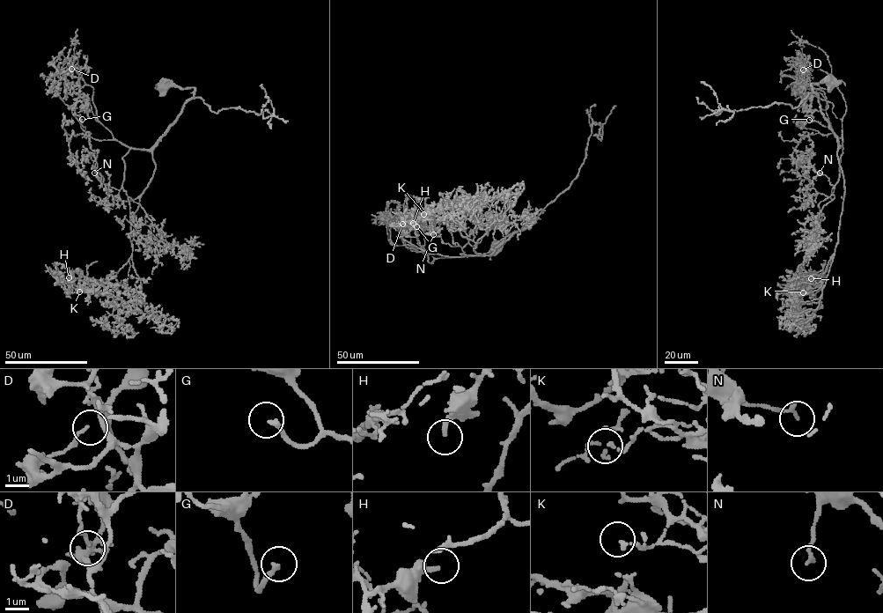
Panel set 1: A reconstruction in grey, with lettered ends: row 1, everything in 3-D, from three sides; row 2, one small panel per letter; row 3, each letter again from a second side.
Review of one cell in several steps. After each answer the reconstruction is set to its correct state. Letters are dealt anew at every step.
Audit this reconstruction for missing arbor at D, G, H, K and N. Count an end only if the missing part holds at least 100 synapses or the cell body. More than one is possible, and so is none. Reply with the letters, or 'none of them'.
G

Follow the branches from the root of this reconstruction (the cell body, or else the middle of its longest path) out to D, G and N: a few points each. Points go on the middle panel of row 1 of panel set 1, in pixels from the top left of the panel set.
D: (497, 244), (528, 223), (492, 251), (453, 256), (408, 244), (393, 245), (386, 217), (392, 225), (402, 224)
G: (497, 244), (528, 223), (494, 250), (463, 256), (426, 253), (416, 237), (416, 226)
N: (497, 244), (528, 223), (494, 250), (479, 255), (462, 256), (459, 246), (444, 243), (436, 230), (433, 234)

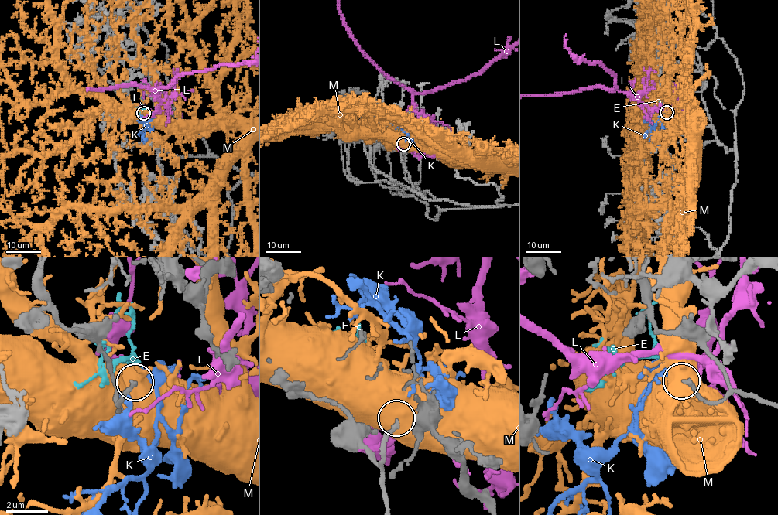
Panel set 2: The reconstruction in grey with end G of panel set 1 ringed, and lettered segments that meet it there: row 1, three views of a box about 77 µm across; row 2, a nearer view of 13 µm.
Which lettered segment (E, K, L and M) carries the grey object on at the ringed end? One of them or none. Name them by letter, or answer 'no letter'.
K

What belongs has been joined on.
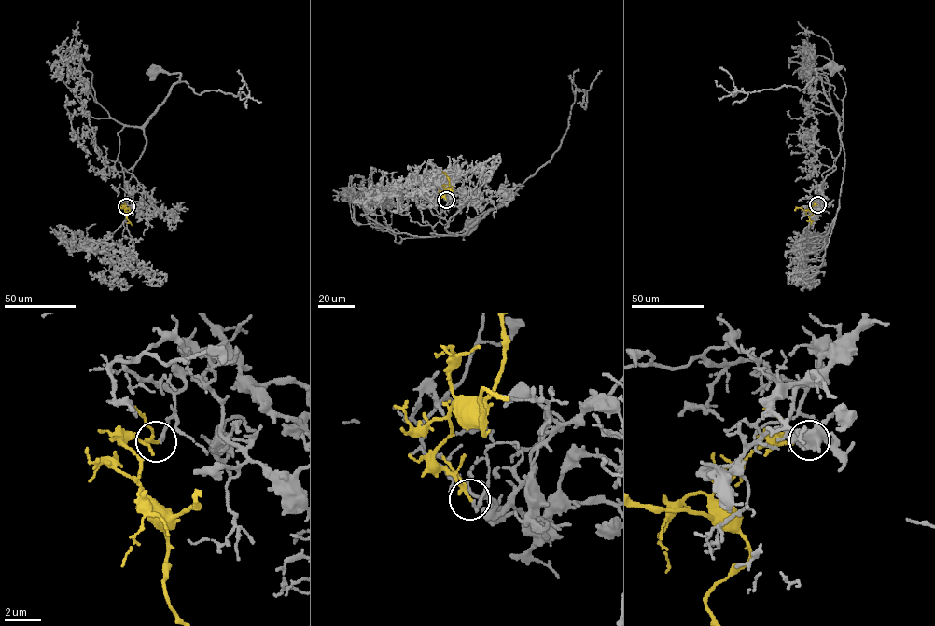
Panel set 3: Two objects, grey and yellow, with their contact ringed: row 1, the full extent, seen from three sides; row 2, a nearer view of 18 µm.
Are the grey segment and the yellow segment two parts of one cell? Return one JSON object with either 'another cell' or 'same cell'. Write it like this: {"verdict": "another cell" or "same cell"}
{"verdict": "same cell"}

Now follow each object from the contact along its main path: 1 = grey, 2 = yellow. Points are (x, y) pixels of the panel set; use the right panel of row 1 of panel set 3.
1: (817, 204), (824, 188), (822, 174), (832, 166), (841, 150), (843, 123), (826, 96), (816, 69), (832, 68)
2: (817, 204), (809, 211), (799, 207), (795, 211)

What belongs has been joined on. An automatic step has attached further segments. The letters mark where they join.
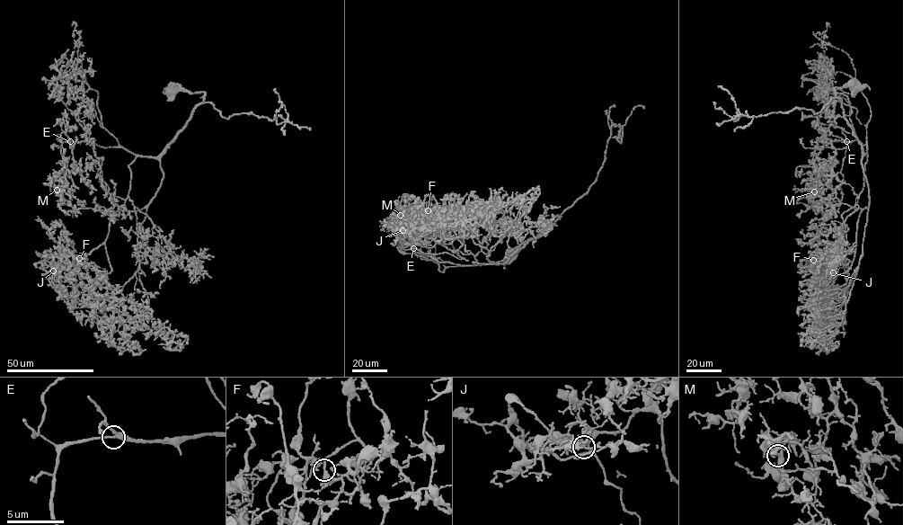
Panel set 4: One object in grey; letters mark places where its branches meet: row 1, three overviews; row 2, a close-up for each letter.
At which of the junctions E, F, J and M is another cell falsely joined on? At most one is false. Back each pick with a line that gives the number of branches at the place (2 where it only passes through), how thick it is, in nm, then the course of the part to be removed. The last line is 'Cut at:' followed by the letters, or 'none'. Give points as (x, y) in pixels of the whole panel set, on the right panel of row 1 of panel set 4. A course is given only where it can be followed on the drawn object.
Cut at: none

